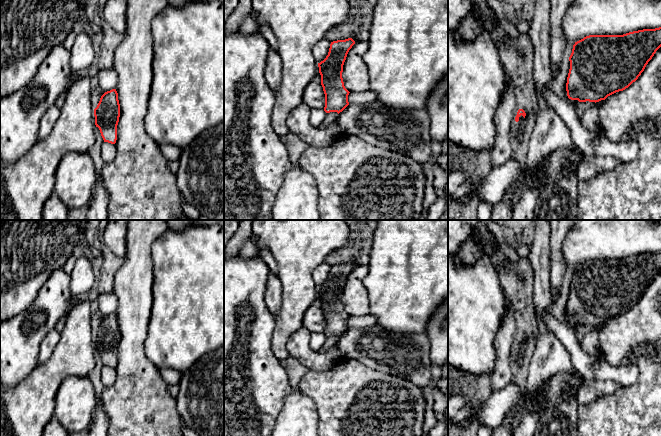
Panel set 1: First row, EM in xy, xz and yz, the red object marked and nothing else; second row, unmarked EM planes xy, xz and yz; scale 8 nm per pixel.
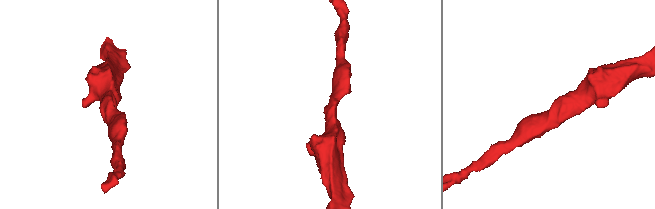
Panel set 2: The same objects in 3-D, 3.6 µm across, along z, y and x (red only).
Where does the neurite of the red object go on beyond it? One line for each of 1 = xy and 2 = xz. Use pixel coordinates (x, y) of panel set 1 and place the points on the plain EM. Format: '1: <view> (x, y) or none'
1: none
2: none

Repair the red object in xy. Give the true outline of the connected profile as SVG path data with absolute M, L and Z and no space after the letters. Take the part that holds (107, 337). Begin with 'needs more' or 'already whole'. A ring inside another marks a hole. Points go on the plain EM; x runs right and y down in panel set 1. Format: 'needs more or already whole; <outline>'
already whole; M116 313L105 316L94 333L95 349L99 352L104 366L115 368L117 349L120 341L120 328Z

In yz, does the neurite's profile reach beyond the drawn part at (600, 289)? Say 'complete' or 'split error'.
complete

